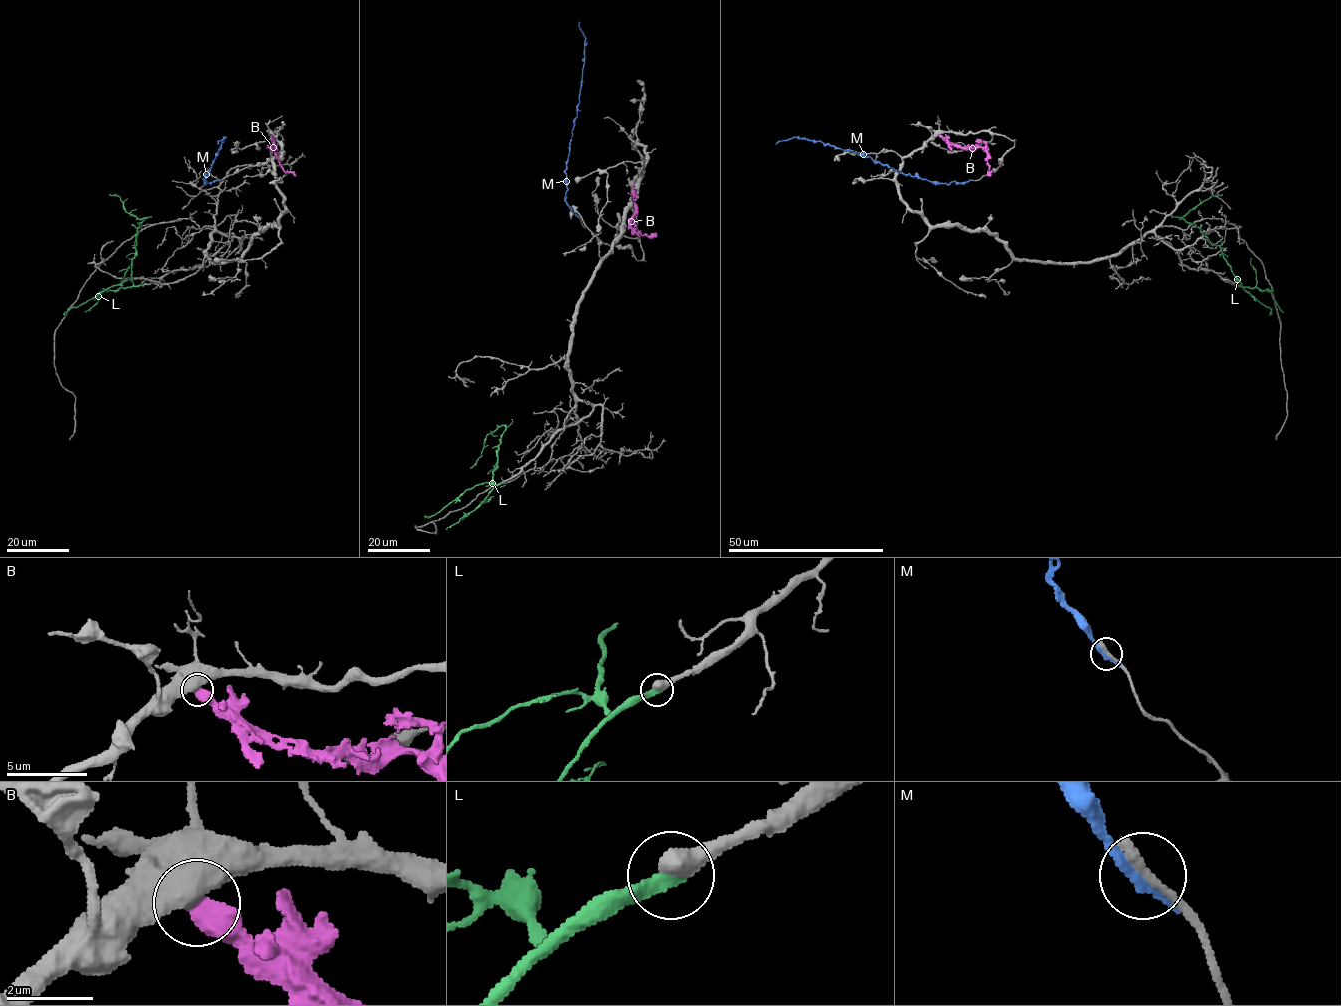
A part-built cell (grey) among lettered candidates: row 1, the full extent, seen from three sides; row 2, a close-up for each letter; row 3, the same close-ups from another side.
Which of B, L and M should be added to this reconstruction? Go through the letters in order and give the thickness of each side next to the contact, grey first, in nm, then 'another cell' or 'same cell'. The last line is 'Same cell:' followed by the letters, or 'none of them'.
B: 750/480 nm | another cell
L: 500/340 nm | same cell
M: 260/320 nm | another cell
Same cell: L

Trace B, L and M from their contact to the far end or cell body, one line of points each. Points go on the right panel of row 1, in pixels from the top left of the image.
B: (939, 135), (962, 147), (981, 147), (986, 153), (989, 171), (987, 176)
L: (1236, 284), (1241, 283), (1221, 249), (1198, 227), (1180, 219), (1213, 195), (1222, 194)
M: (968, 180), (933, 183), (899, 173), (870, 156), (820, 141), (791, 137), (776, 144)

